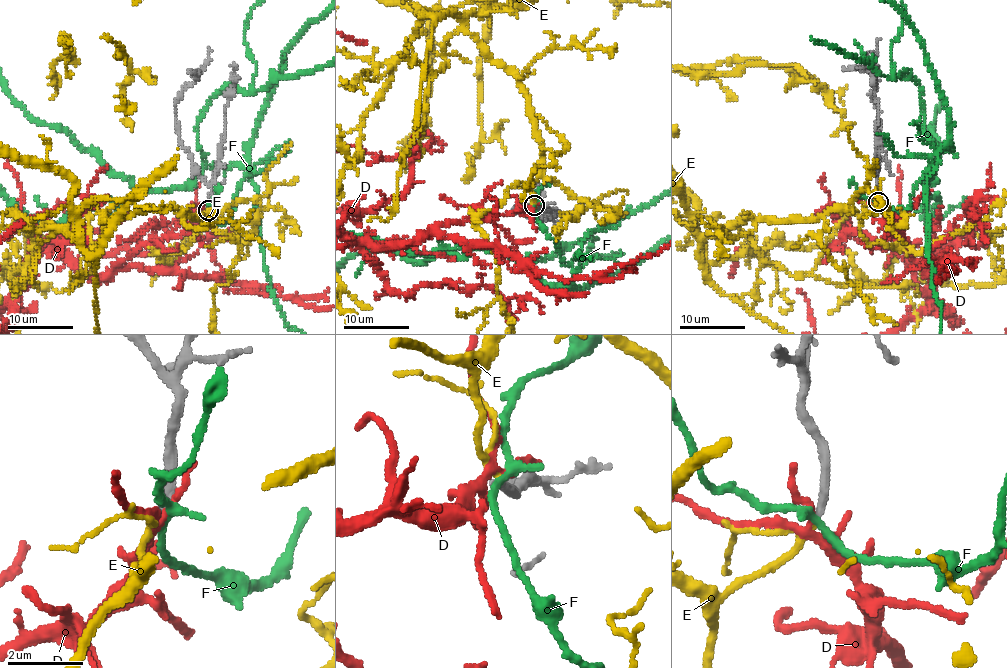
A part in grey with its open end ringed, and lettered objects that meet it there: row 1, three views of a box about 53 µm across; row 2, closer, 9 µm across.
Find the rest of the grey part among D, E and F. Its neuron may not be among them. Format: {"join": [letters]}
{"join": ["E"]}

